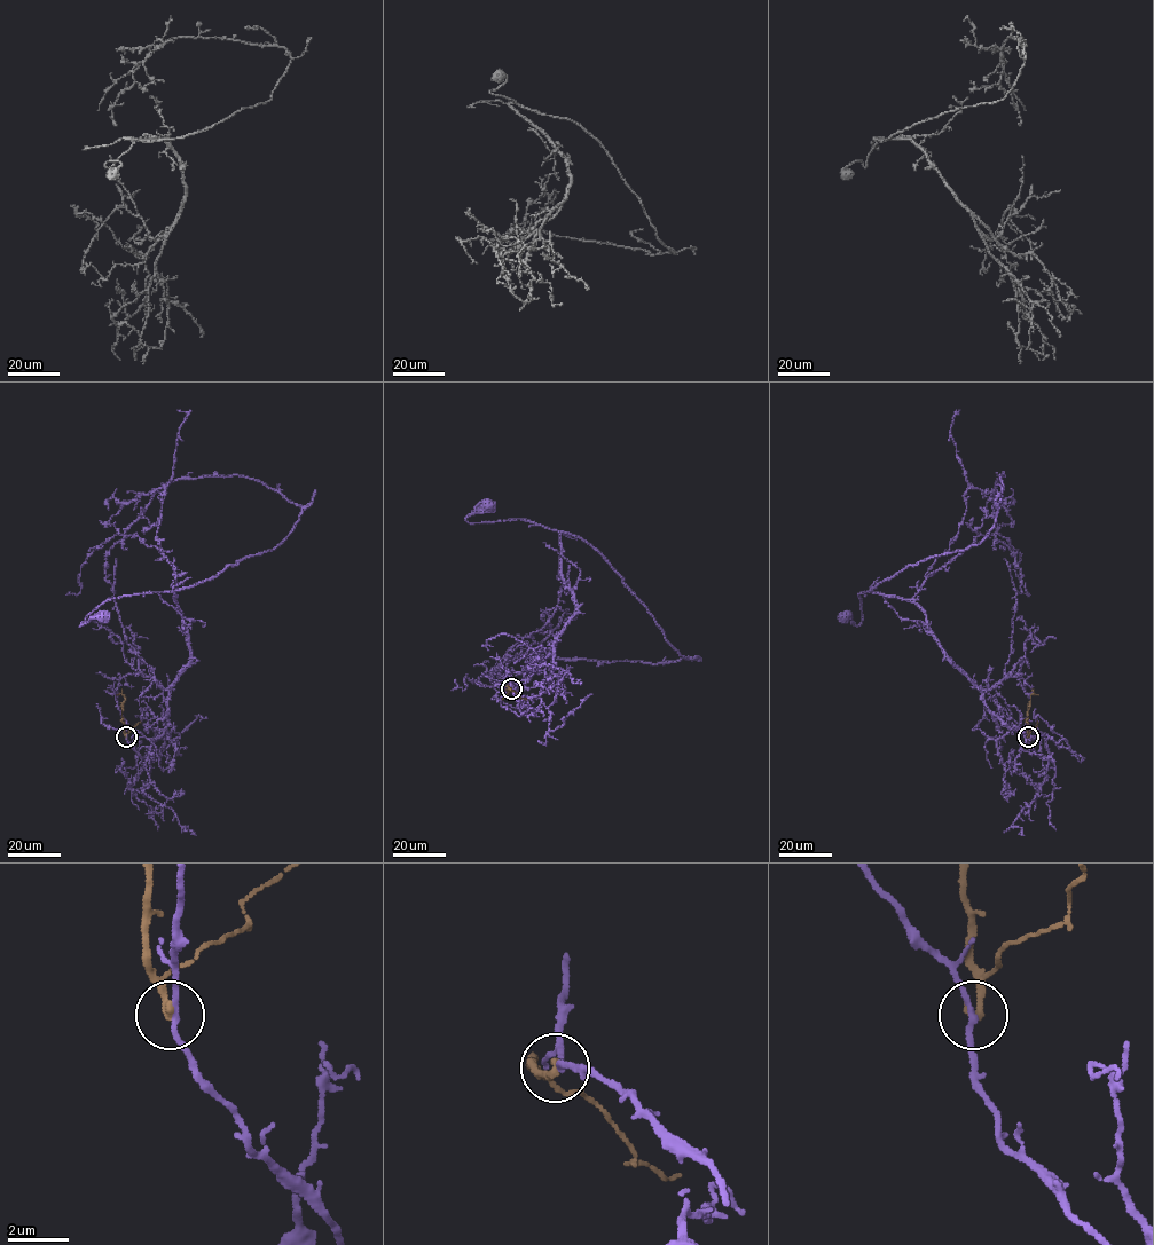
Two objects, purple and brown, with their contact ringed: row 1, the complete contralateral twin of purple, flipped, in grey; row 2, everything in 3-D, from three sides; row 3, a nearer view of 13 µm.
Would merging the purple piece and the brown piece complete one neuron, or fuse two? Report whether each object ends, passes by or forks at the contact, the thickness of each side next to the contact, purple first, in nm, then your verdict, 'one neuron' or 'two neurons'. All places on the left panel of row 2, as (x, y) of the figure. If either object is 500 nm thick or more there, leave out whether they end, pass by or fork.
purple passes by; brown ends there; 180 nm thick on the purple side, 260 nm on the other; two neurons

